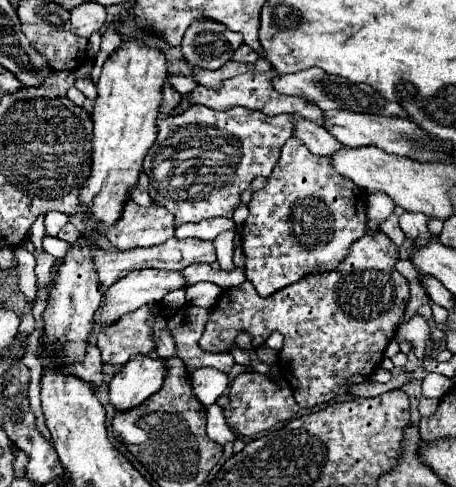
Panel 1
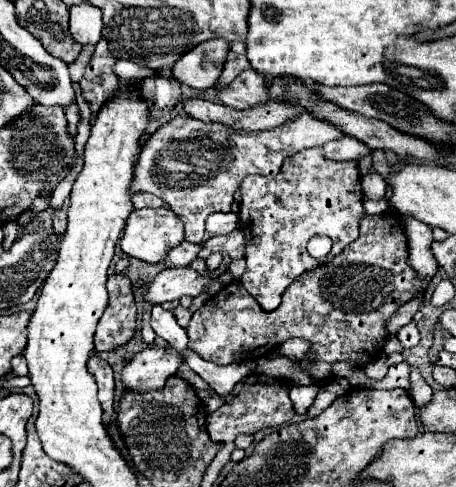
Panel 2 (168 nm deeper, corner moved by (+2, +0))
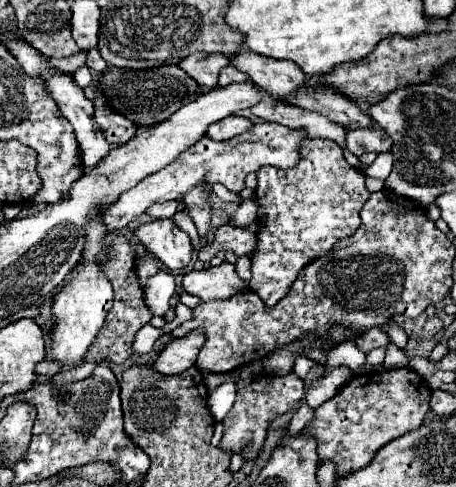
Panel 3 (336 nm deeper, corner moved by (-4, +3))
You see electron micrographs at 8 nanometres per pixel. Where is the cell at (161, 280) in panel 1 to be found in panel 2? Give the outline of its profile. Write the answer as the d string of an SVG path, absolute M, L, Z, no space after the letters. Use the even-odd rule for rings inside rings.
M166 268L160 272L144 292L144 300L150 304L162 304L166 300L176 300L182 296L200 296L202 292L210 292L216 296L224 282L220 278L200 276L192 268Z

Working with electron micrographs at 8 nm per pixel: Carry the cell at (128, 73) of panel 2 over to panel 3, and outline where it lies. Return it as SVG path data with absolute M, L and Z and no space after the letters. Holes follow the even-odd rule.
M96 47L88 51L88 67L92 73L102 73L102 69L108 69L108 63L102 61L102 55L98 53Z

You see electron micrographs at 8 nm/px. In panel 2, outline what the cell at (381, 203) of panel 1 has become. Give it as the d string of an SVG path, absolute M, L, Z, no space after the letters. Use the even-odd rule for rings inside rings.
M374 172L362 176L362 192L370 200L382 198L386 194L386 182L384 182L384 178L380 174L374 174Z

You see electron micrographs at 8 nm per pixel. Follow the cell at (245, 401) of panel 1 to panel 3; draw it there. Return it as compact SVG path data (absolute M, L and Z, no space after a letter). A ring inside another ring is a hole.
M288 373L284 377L260 375L246 387L238 389L236 403L232 405L228 415L222 419L224 435L222 435L220 447L226 451L232 451L232 453L240 453L246 461L254 459L264 445L270 421L274 421L278 415L284 415L290 409L298 407L298 403L302 399L304 399L304 381L298 375L294 375L294 373Z

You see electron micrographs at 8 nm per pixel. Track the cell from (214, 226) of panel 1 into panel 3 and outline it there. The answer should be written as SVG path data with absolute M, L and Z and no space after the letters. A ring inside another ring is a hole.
M248 199L248 201L242 201L240 205L238 205L238 209L228 217L228 225L236 225L236 227L248 227L248 225L252 225L254 221L256 221L256 203L252 201L252 199Z

